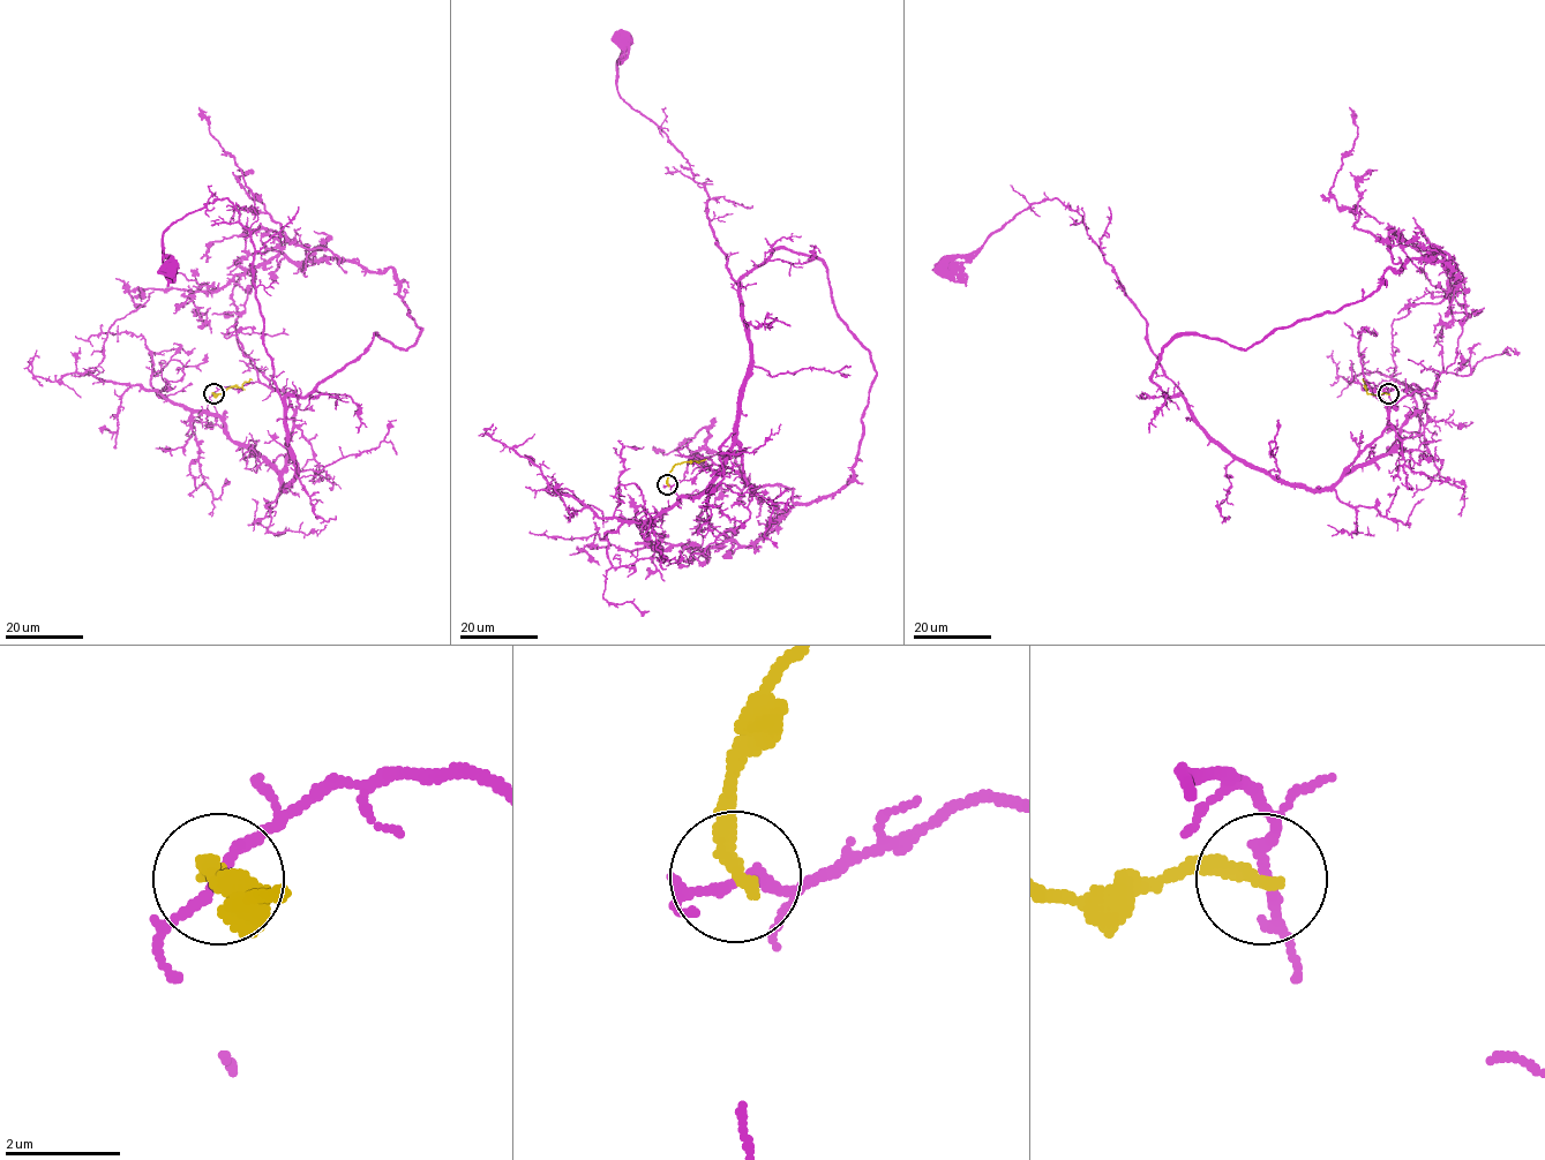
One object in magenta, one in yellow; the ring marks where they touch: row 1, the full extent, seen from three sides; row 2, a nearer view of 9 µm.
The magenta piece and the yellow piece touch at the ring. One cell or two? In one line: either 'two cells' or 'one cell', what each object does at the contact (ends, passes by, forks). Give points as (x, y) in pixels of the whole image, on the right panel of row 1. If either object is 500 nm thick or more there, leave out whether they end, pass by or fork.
two cells; magenta passes by; yellow ends

